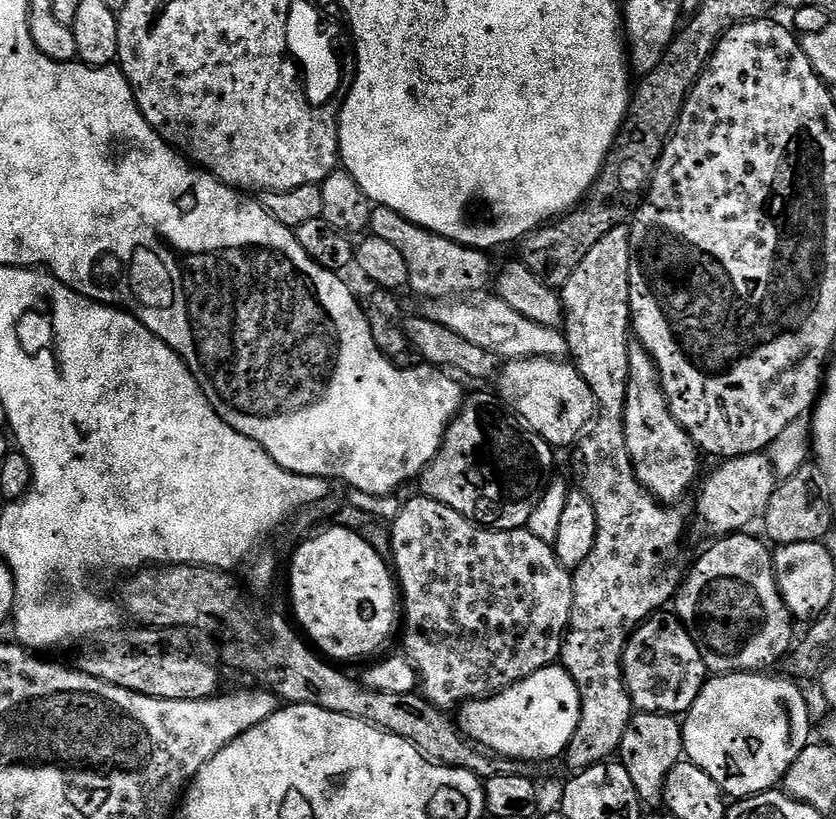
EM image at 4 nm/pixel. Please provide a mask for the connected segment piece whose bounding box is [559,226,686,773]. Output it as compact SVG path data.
M621 226L610 230L610 234L606 234L606 238L602 238L598 242L598 246L594 246L594 250L590 250L590 254L586 254L586 258L582 258L582 262L578 262L578 270L574 270L574 274L570 274L570 278L564 283L562 291L559 293L560 303L562 305L562 331L564 333L564 343L566 345L567 355L570 357L571 363L576 365L576 369L580 371L580 376L586 378L586 386L590 386L590 390L596 399L596 410L598 415L593 419L590 427L576 441L572 452L572 472L576 475L579 491L583 492L585 498L594 506L594 514L598 522L598 530L596 531L596 541L594 542L594 550L590 550L590 558L586 558L586 562L582 562L582 566L578 566L574 570L572 577L572 618L568 625L568 631L564 634L564 643L560 650L559 659L562 661L562 667L568 671L570 678L574 680L578 690L580 691L580 721L578 728L574 730L574 738L568 743L568 751L566 753L566 761L572 767L573 773L583 772L585 768L594 766L595 764L603 764L609 758L617 755L622 738L626 734L628 724L631 722L634 709L632 707L632 698L628 694L628 685L624 683L624 648L628 645L628 639L632 633L648 619L649 616L655 616L661 611L663 604L671 605L674 597L686 576L686 568L680 565L680 535L684 532L684 524L680 521L680 516L676 512L671 512L671 507L665 506L661 501L657 500L636 476L636 471L632 465L632 459L628 453L626 446L626 434L624 433L624 403L626 402L626 394L628 393L628 345L630 343L630 321L632 319L632 308L630 302L630 242L628 241L629 229Z

